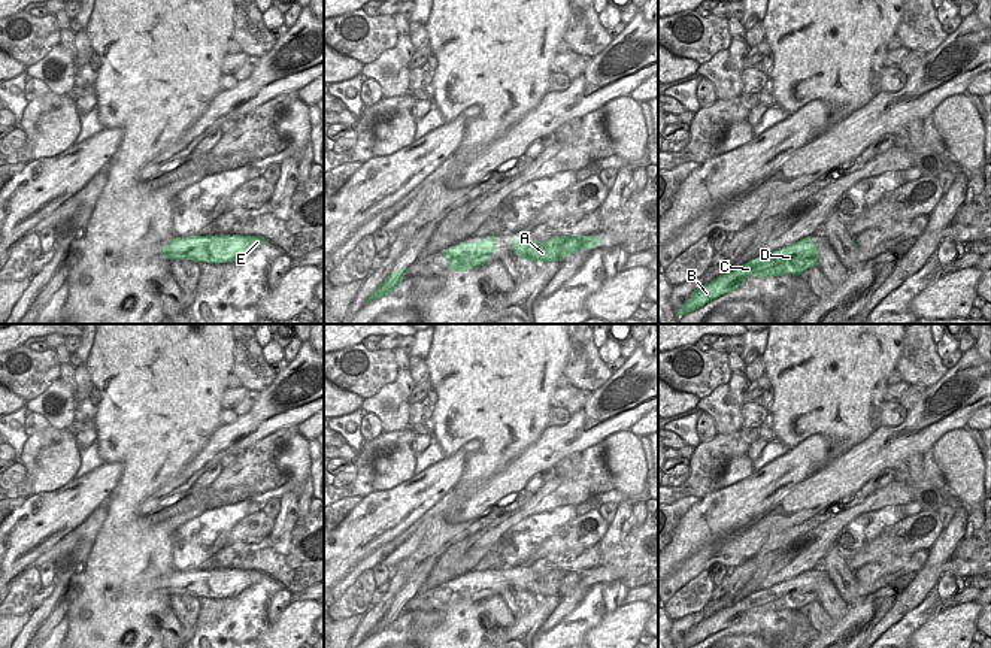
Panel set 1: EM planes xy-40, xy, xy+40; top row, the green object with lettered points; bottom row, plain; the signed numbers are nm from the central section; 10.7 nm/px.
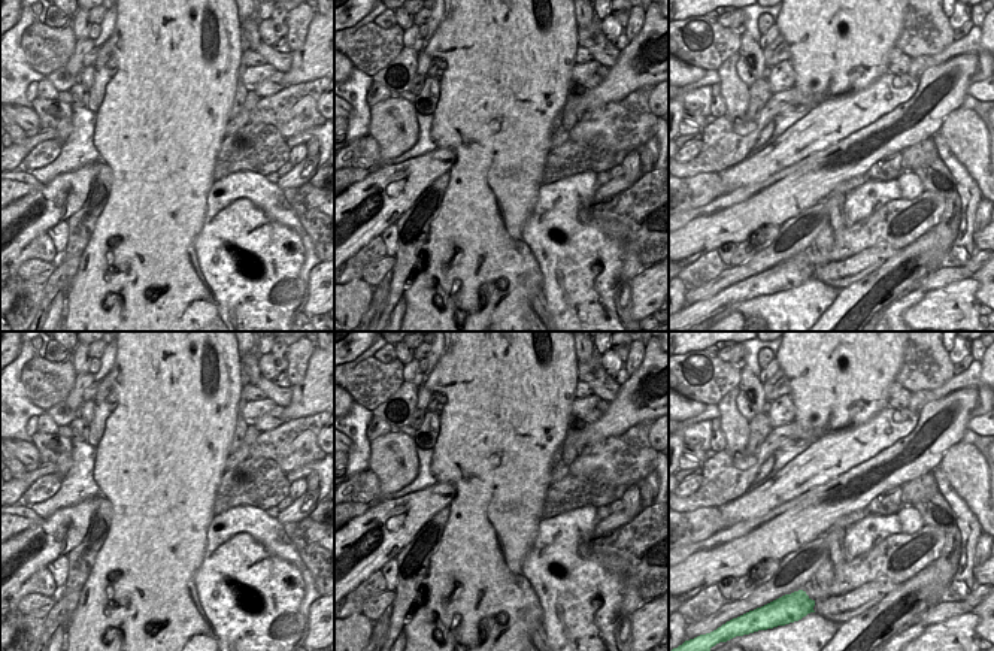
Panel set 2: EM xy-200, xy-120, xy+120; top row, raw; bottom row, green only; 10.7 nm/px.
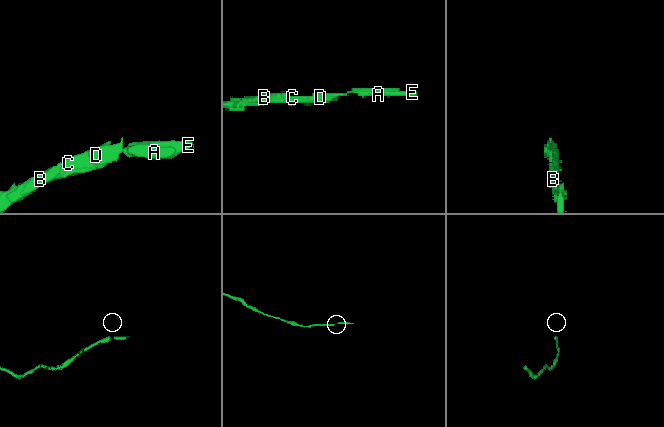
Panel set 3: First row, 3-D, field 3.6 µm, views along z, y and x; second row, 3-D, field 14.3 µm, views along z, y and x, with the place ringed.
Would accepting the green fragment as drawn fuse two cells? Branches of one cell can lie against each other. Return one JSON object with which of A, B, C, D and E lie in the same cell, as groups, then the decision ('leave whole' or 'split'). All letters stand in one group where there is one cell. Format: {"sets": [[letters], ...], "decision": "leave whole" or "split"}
{"sets": [["A", "B", "C", "D", "E"]], "decision": "leave whole"}

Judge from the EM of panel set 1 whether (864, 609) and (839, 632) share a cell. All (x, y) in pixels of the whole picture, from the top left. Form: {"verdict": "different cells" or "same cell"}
{"verdict": "same cell"}

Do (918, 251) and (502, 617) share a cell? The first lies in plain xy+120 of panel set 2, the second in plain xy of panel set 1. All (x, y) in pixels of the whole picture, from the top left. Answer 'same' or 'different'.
different

